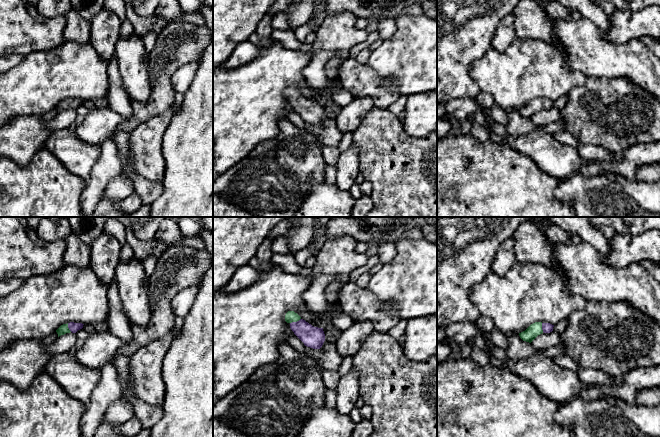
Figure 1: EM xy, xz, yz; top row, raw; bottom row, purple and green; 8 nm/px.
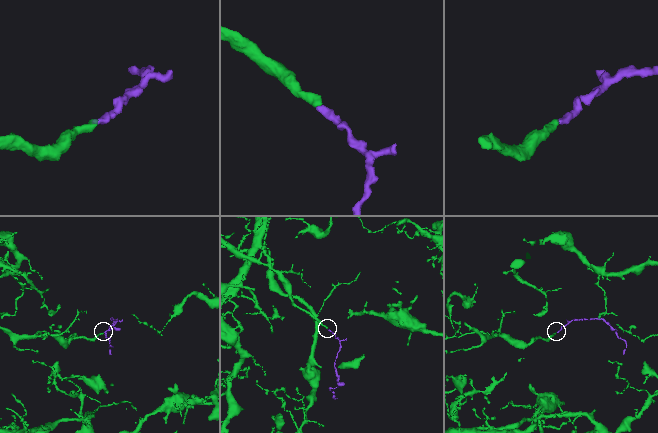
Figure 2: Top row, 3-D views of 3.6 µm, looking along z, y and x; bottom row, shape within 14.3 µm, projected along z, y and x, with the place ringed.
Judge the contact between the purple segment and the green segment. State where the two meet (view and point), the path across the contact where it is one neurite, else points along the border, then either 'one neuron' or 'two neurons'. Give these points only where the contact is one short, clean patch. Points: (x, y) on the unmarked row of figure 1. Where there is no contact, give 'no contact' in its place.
meets purple in xz at (295, 98); runs through xz (313, 113), (295, 98), (291, 92); one neuron

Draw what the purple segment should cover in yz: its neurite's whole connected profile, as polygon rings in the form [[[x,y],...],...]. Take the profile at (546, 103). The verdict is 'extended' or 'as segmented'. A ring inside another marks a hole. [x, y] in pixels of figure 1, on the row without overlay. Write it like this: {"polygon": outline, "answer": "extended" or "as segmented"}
{"polygon": [[[535,98],[531,100],[525,107],[519,109],[523,117],[531,119],[538,111],[550,109],[553,107],[554,101],[550,99]]], "answer": "extended"}

